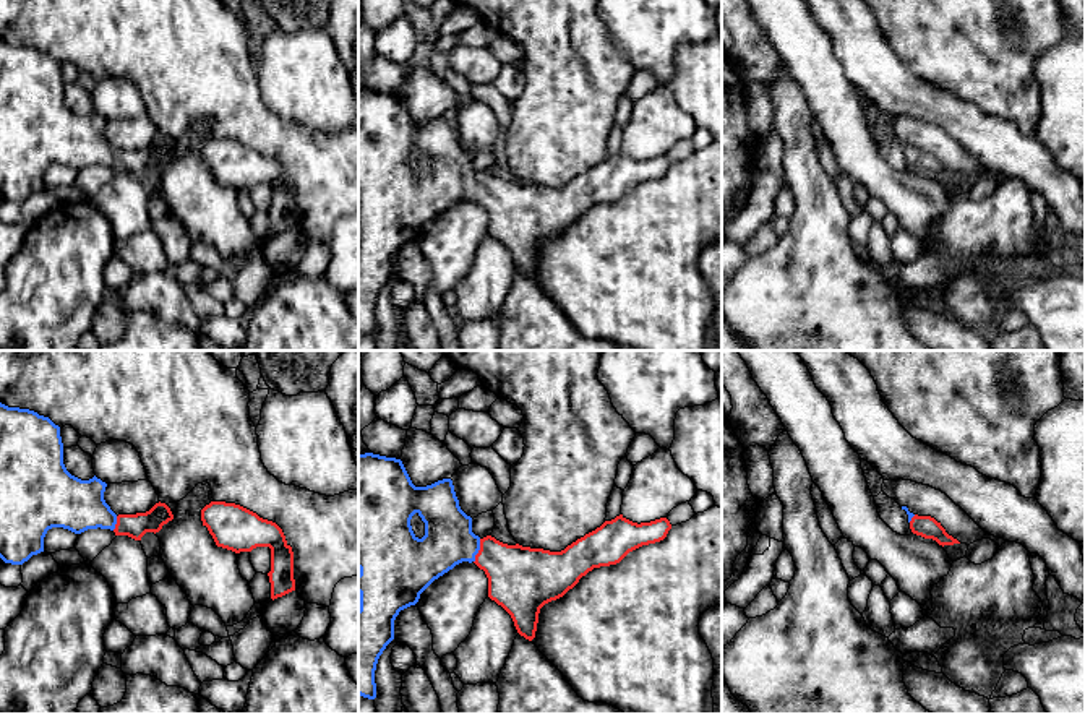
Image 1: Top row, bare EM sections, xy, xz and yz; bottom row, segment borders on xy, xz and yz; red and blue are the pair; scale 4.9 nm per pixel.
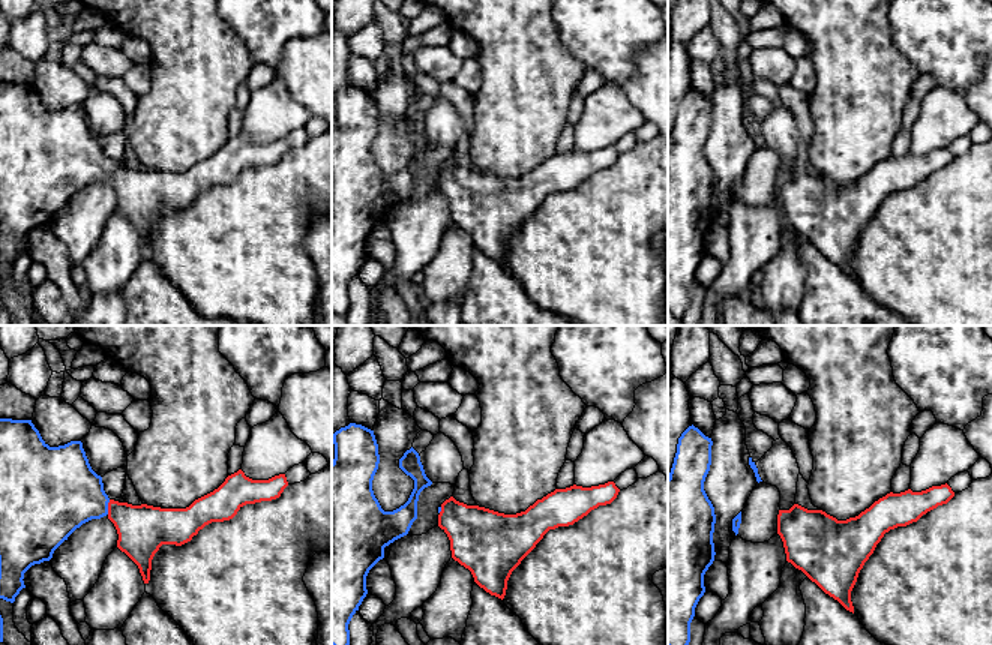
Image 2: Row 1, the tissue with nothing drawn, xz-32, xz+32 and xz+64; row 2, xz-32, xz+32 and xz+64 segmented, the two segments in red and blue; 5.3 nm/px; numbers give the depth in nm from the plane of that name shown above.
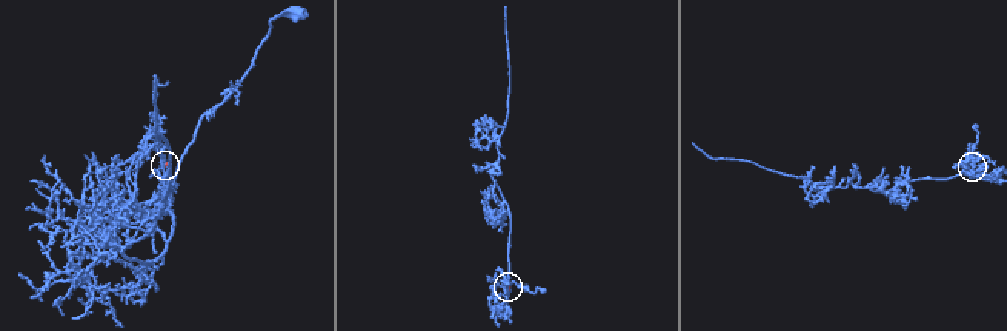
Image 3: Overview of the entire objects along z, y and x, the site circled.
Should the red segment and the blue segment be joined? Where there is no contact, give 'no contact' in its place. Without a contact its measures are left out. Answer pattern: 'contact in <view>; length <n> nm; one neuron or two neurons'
contact in xz; length 120 nm; one neuron

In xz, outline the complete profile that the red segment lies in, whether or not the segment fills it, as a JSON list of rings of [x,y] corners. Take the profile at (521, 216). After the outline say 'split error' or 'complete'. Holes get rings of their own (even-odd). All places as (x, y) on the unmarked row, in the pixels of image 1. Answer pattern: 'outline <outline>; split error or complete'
outline [[[358,91],[358,331],[376,334],[376,300],[394,276],[399,248],[415,242],[420,230],[456,201],[474,198],[483,206],[488,234],[511,252],[517,269],[532,277],[545,240],[563,234],[594,204],[616,201],[629,188],[663,177],[670,166],[667,154],[637,161],[620,151],[561,188],[508,182],[491,172],[480,175],[472,169],[472,154],[459,143],[451,115],[415,123],[401,96]],[[415,149],[425,159],[422,175],[410,162]]]; split error

